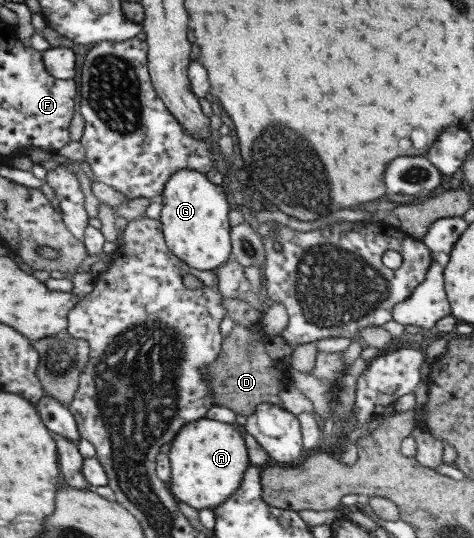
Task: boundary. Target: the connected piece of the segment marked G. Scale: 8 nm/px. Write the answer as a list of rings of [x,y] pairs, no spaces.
[[[194,169],[178,171],[166,183],[162,195],[160,221],[170,250],[196,270],[218,271],[232,257],[230,205],[221,187]]]

